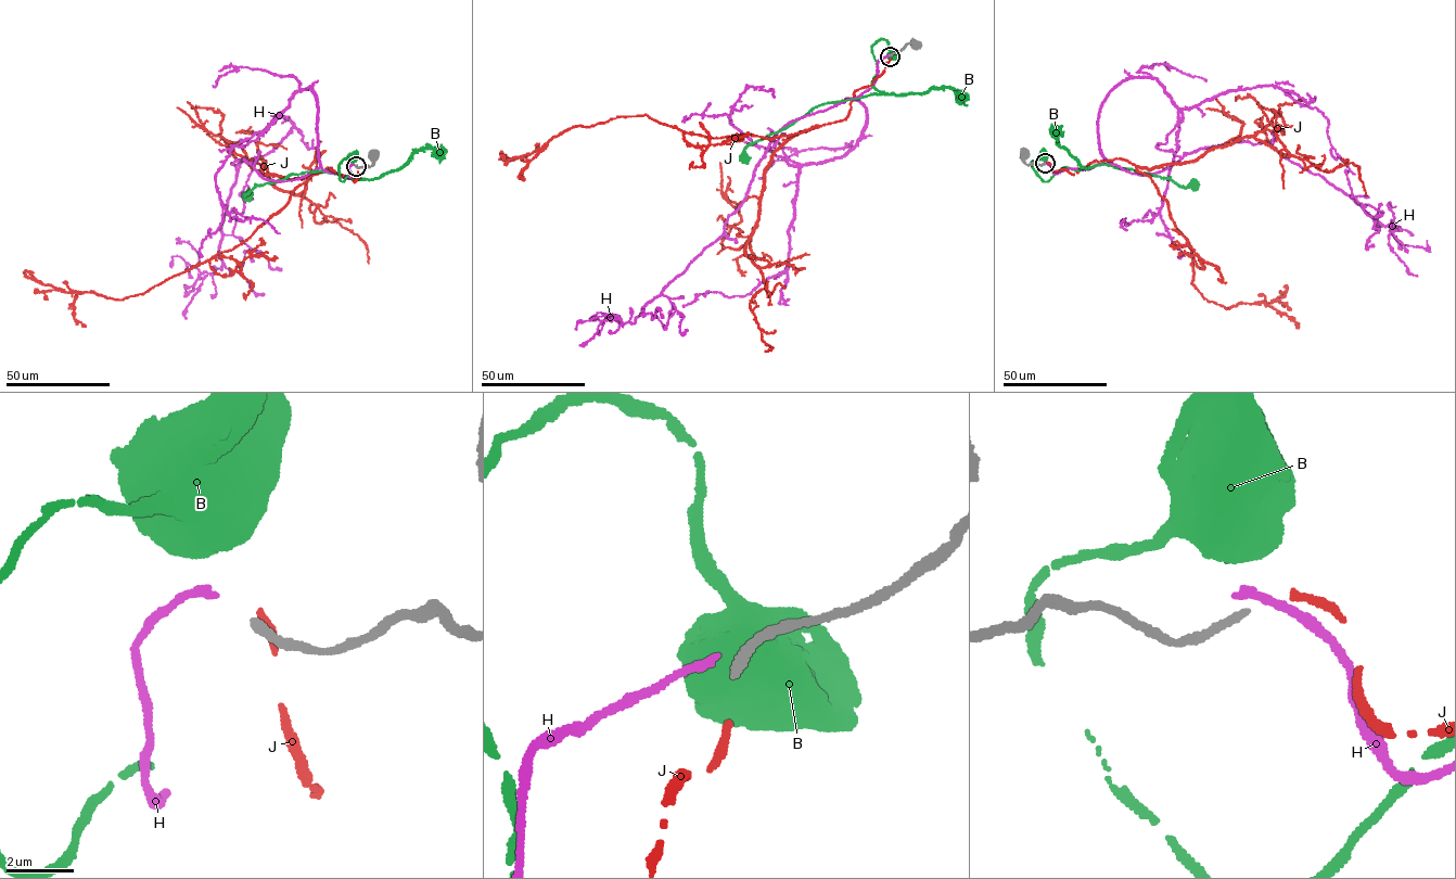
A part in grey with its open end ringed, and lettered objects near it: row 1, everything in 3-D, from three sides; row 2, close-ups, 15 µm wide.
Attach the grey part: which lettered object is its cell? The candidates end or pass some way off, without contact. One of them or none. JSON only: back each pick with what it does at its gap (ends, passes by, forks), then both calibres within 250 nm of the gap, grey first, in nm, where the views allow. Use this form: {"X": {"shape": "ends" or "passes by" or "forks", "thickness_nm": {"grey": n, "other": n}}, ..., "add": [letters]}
{"J": {"shape": "ends", "thickness_nm": {"grey": 260, "other": 240}}, "add": ["J"]}

